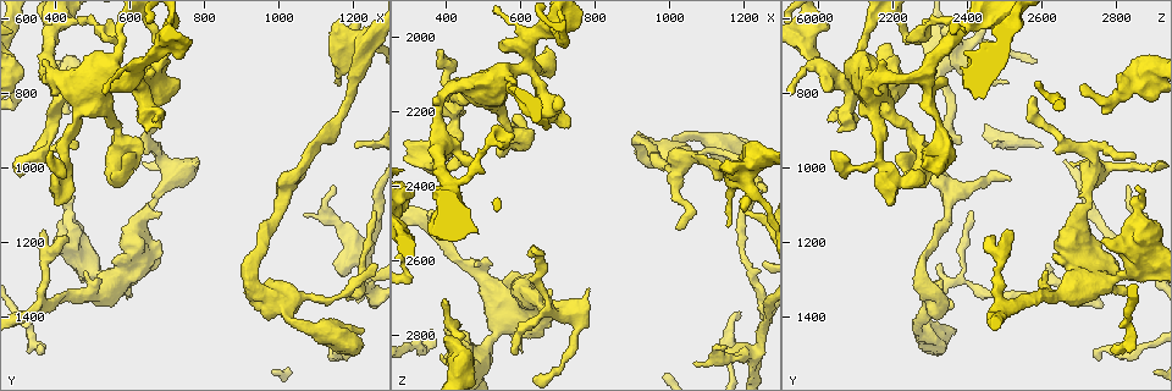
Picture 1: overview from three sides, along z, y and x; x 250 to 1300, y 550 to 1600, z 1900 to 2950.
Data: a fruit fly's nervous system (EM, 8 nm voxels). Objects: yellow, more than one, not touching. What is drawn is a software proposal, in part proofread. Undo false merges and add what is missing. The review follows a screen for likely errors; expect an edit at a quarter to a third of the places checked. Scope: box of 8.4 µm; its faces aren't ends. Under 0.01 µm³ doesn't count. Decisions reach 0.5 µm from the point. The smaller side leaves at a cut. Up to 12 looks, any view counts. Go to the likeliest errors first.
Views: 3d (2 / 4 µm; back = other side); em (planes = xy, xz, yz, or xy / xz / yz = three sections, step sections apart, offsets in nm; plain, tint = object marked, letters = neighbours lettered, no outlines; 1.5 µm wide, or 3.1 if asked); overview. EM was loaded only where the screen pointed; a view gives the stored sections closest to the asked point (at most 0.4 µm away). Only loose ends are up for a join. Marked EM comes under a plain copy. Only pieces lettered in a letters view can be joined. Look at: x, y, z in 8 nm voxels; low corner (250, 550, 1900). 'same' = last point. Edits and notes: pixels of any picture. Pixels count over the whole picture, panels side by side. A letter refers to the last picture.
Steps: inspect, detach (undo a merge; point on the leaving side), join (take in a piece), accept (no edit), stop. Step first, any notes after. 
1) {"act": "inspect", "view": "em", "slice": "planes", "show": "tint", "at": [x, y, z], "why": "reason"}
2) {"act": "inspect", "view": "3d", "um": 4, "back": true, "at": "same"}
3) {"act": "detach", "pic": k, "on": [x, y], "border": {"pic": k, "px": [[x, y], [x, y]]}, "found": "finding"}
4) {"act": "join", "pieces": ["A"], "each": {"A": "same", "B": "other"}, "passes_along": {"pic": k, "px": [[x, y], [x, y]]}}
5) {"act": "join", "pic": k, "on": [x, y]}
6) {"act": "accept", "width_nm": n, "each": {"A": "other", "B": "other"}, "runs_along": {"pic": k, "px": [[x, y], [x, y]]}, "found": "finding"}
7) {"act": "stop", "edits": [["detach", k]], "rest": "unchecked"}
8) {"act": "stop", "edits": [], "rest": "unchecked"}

{"act": "inspect", "view": "3d", "um": 2, "at": [1075, 1130, 2870], "why": "free end"}

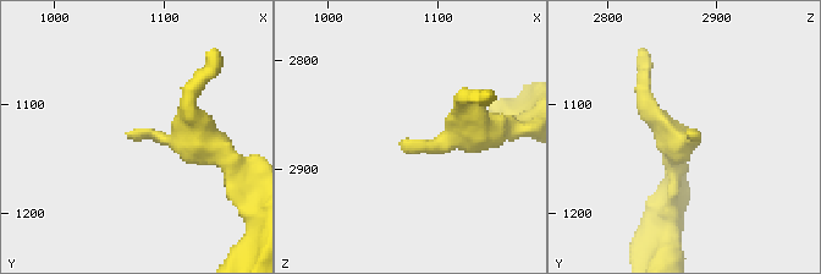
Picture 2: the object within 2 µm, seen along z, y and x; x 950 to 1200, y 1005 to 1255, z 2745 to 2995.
{"act": "inspect", "view": "em", "slice": "planes", "show": "letters", "at": [1068, 1122, 2876], "why": "shape alone is not enough"}

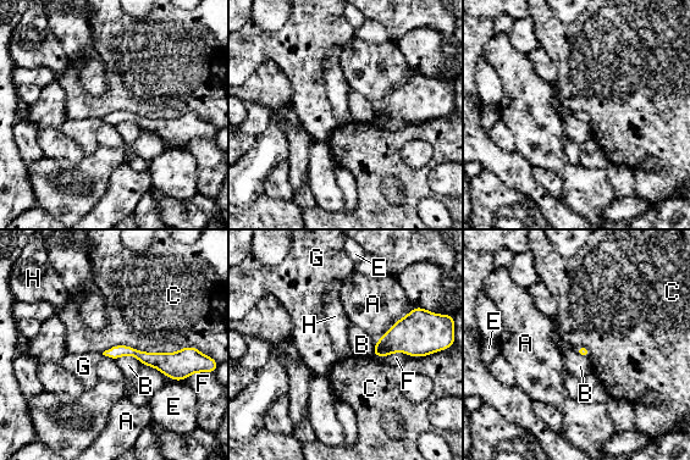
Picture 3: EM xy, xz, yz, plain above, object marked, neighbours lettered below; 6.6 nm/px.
{"act": "accept", "each": {"A": "other", "B": "other", "C": "other", "E": "other", "F": "other", "G": "other", "H": "other"}, "found": "none of them fits"}

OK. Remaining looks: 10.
{"act": "inspect", "view": "em", "slice": "planes", "show": "letters", "at": [775, 980, 2685], "why": "an open end"}

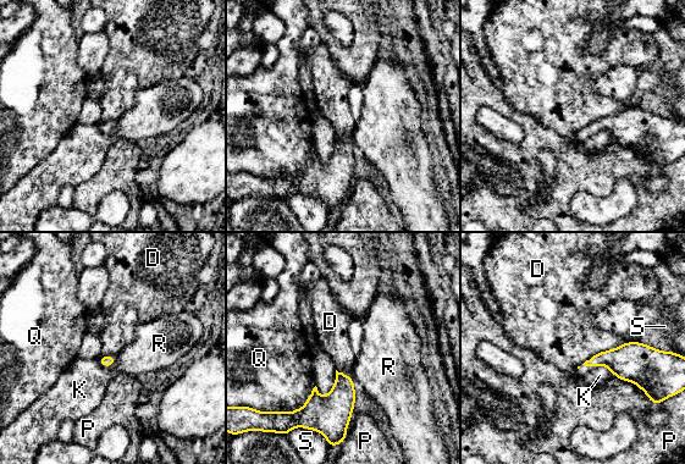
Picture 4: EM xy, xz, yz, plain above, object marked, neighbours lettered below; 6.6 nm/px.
{"act": "accept", "longest_contact_nm": ["D", 320], "each": {"D": "other", "K": "other", "P": "other", "Q": "other", "R": "other", "S": "other"}, "border": {"pic": 4, "px": [[625, 342], [597, 352], [581, 364]]}, "found": "no lettered piece goes on from it"}

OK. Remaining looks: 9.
{"act": "inspect", "view": "3d", "um": 4, "at": [590, 985, 2845], "why": "branch stops here"}

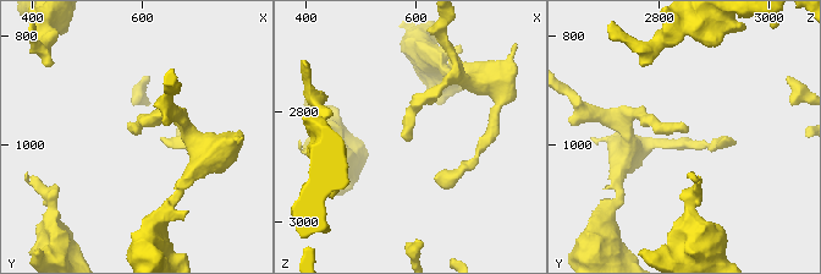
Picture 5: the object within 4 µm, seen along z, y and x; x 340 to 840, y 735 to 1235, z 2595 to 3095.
{"act": "inspect", "view": "em", "slice": "planes", "show": "letters", "at": [590, 980, 2850], "why": "need the tissue"}

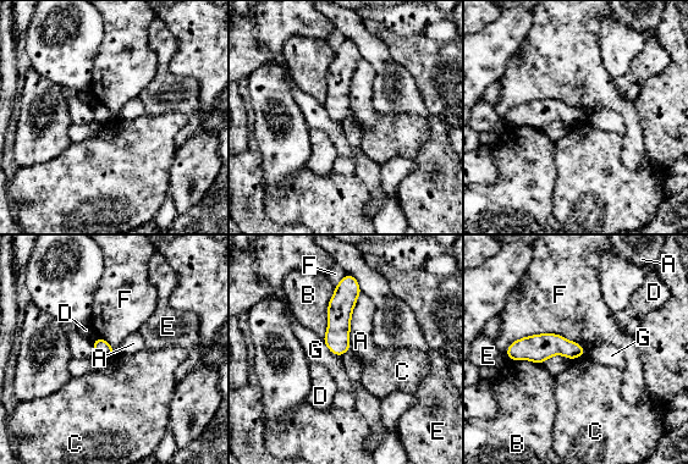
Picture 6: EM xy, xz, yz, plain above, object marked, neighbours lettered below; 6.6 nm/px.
{"act": "accept", "each": {"A": "other", "B": "other", "C": "other", "D": "other", "E": "other", "F": "other", "G": "other"}, "border": {"pic": 6, "px": [[585, 353], [571, 360]]}, "found": "none of them fits"}

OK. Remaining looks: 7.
{"act": "inspect", "view": "em", "slice": "planes", "show": "letters", "at": [1175, 1520, 2750], "why": "tapers out"}

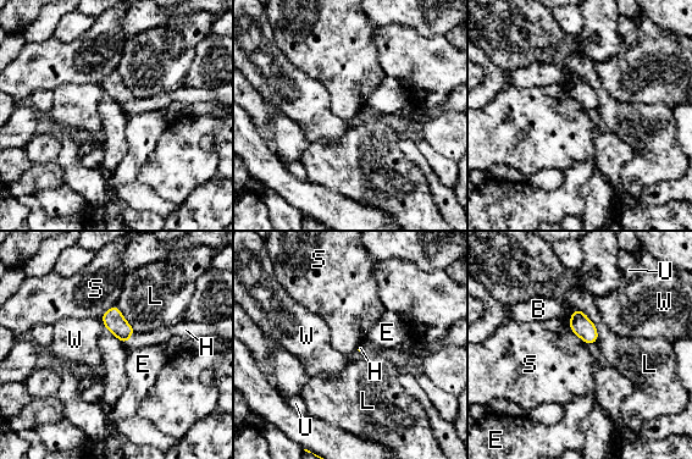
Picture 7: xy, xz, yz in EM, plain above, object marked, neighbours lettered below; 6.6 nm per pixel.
{"act": "join", "pieces": ["H"], "each": {"B": "other", "E": "other", "H": "same", "L": "other", "S": "other", "U": "other", "W": "other"}, "passes_along": {"pic": 7, "px": [[112, 319], [128, 338], [160, 336]]}, "found": "the cell continues"}

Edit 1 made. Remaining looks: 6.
{"act": "inspect", "view": "3d", "um": 2, "at": [1215, 1310, 2630], "why": "abrupt turn"}

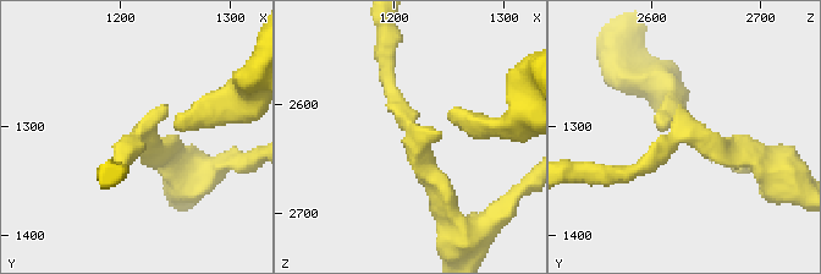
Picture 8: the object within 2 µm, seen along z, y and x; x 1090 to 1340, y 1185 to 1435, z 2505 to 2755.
{"act": "inspect", "view": "em", "slice": "planes", "show": "letters", "at": [1214, 1312, 2630]}

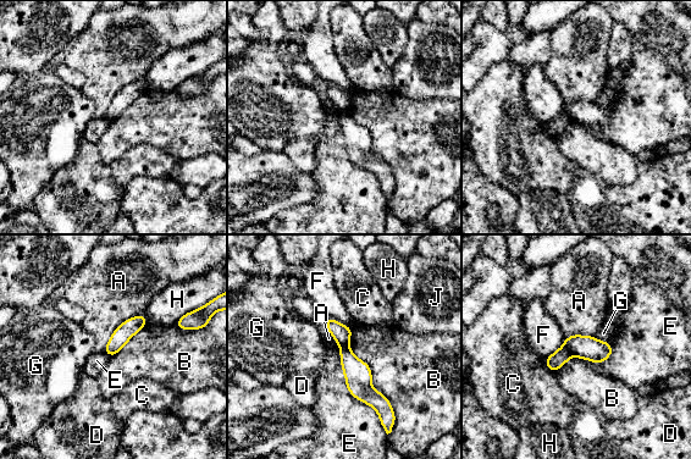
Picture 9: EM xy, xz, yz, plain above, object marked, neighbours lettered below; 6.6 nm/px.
{"act": "detach", "pic": 9, "on": [585, 347], "each": {"A": "other", "B": "other", "C": "other", "D": "other", "E": "other", "F": "other", "G": "other", "H": "other", "J": "other"}, "found": "a second cell is stuck on"}

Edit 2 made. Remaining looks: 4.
{"act": "stop", "edits": [["join", 7], ["detach", 9]], "rest": "unchecked"}

